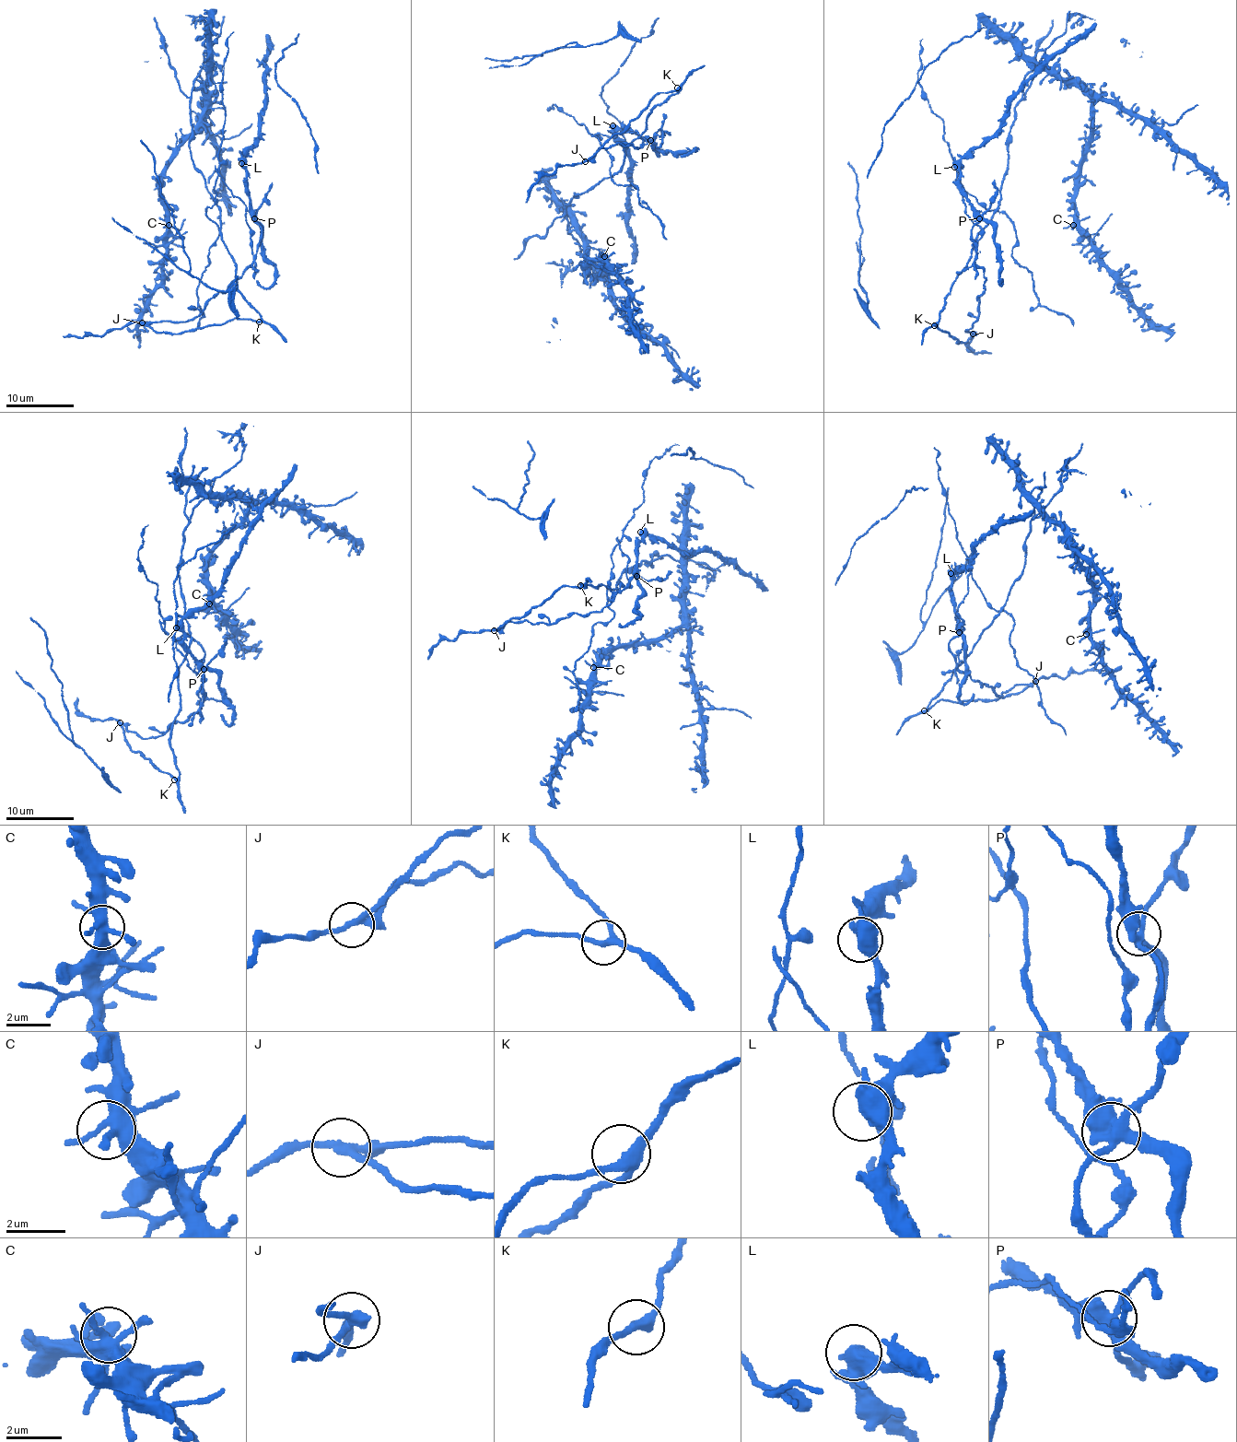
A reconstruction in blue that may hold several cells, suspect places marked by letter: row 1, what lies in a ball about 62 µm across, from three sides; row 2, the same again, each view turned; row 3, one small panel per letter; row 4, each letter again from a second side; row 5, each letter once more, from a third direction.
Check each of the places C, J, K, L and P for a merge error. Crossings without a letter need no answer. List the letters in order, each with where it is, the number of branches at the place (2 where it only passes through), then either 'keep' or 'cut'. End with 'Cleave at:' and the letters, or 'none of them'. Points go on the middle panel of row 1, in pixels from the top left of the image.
C: (604, 256) | 4 | keep
J: (585, 161) | 3 | cut
K: (677, 87) | 3 | keep
L: (612, 125) | 4 | keep
P: (650, 140) | 4 | cut
Cleave at: J, P

